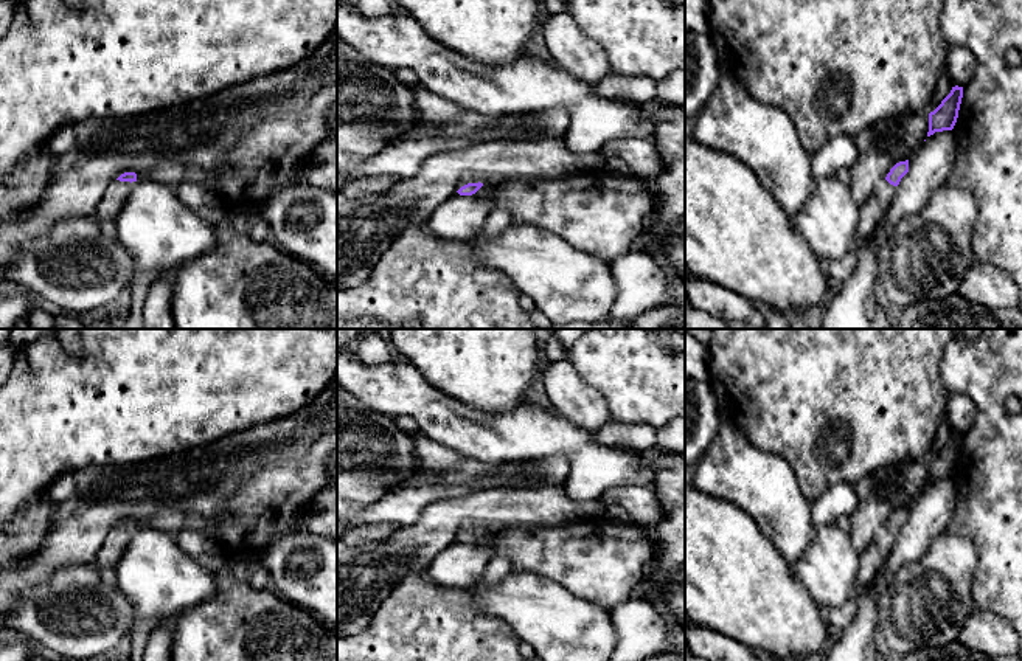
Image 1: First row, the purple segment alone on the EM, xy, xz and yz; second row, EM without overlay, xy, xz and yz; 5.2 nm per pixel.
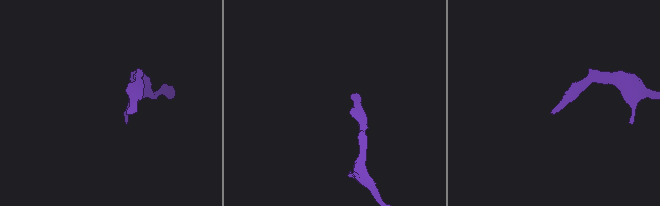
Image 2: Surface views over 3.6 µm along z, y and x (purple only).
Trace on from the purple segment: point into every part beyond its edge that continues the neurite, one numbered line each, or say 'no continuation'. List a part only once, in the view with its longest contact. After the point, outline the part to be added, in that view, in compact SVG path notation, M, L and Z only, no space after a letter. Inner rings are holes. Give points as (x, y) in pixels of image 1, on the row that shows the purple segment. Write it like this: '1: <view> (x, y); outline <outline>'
1: xz (469, 179); outline M466 175L466 177L463 177L460 182L458 182L458 185L457 185L457 191L461 188L461 186L464 186L464 185L468 185L468 183L485 183L485 180L480 177L480 175Z

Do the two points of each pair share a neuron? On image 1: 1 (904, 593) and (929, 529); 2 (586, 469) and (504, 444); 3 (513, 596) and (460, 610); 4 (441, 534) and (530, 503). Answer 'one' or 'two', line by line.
1: two
2: one
3: two
4: one

